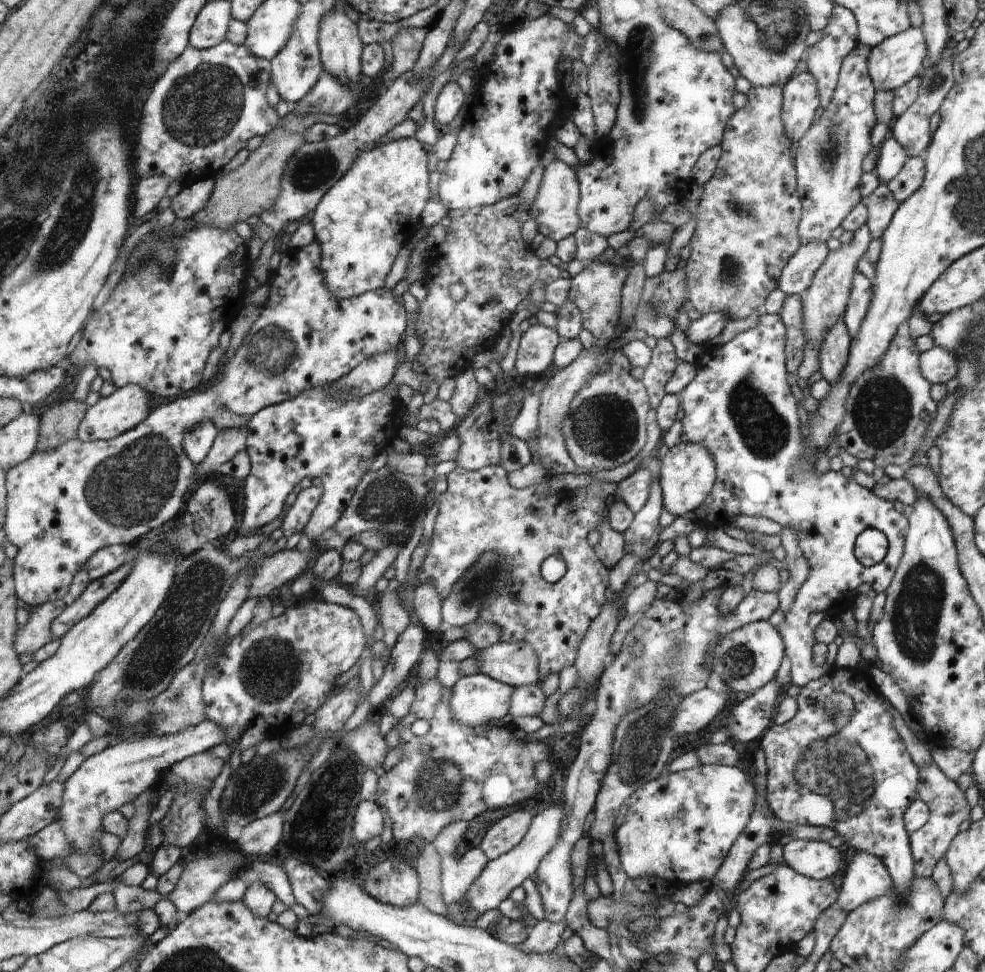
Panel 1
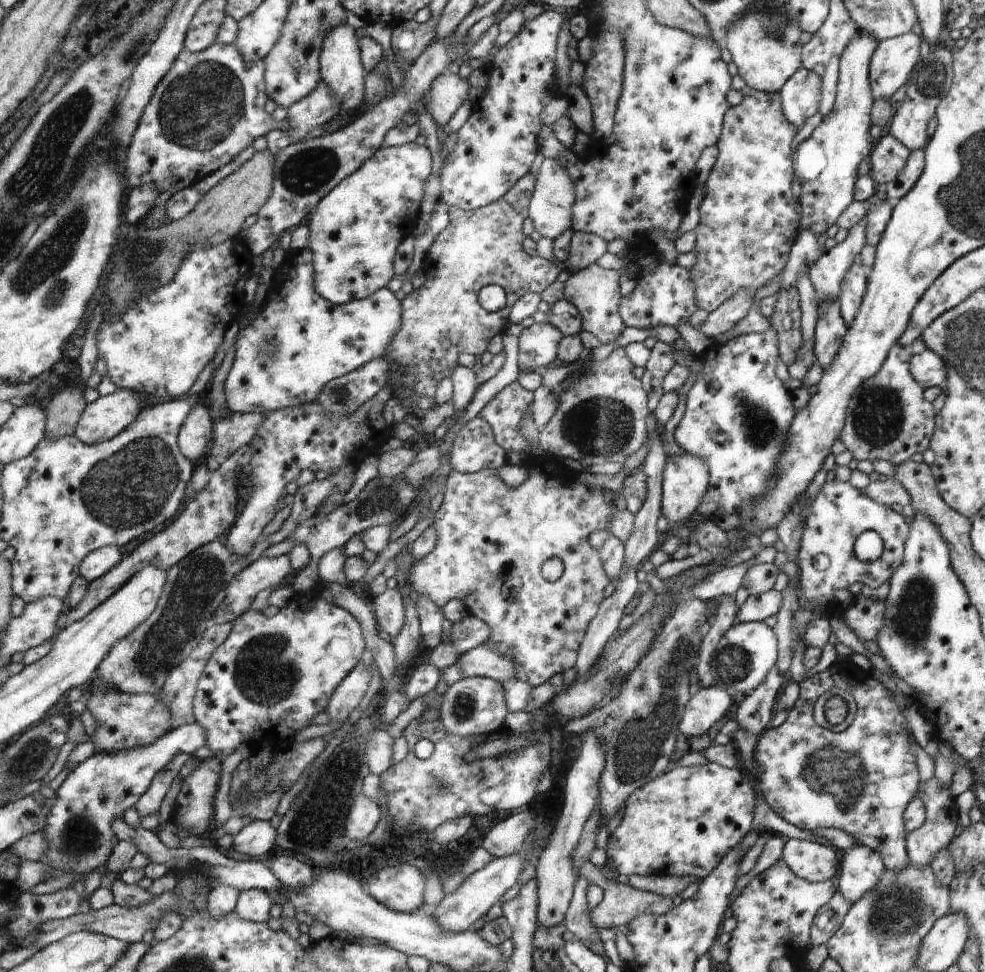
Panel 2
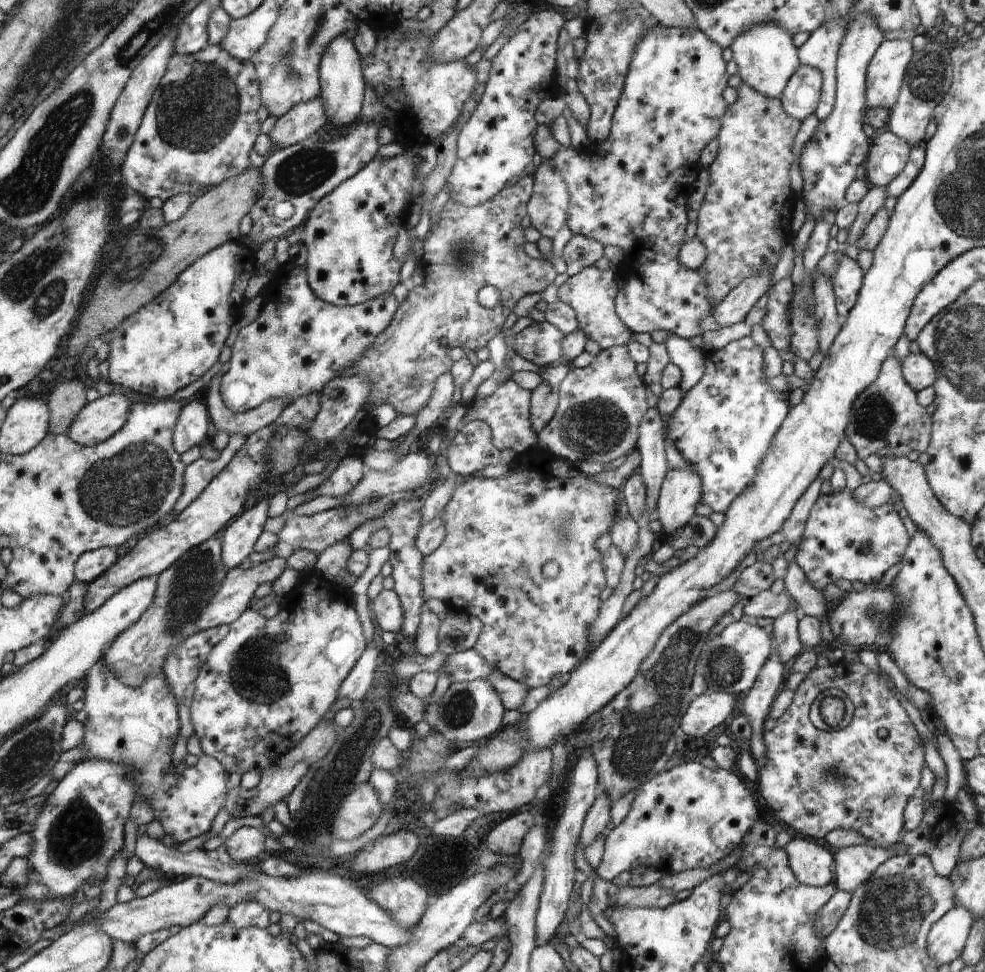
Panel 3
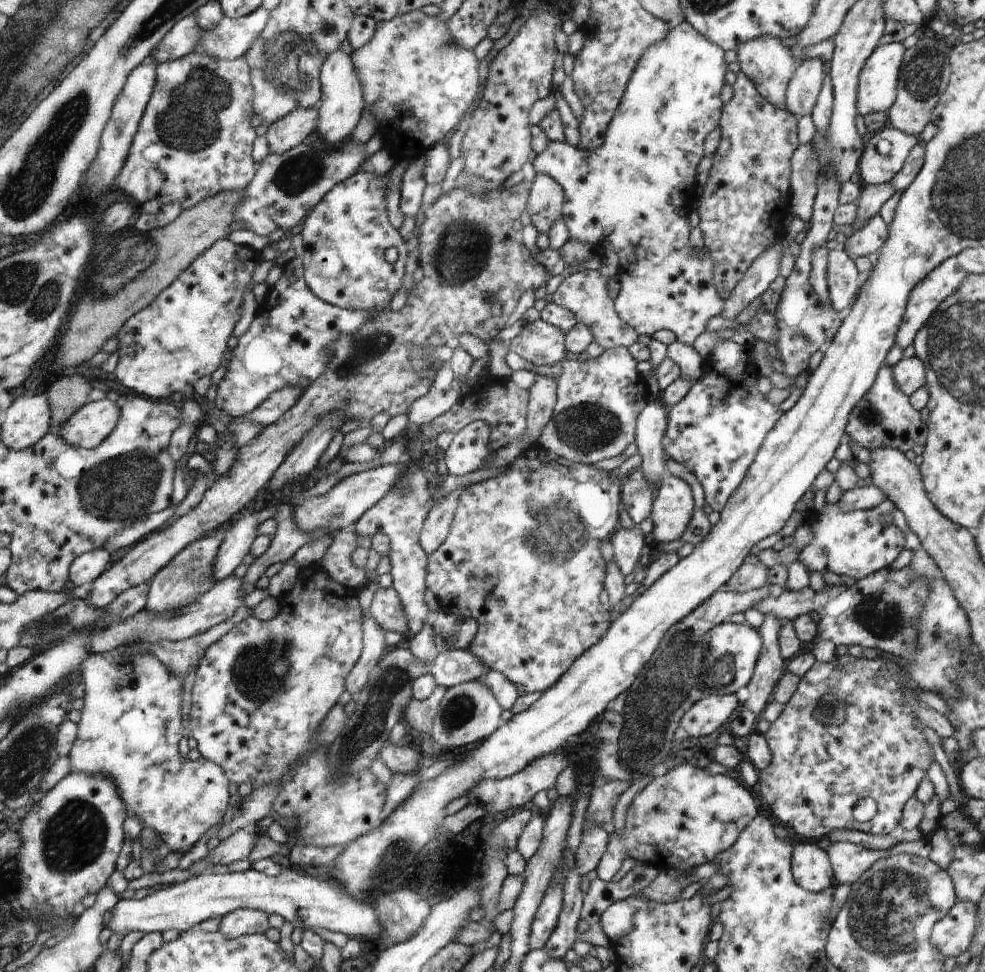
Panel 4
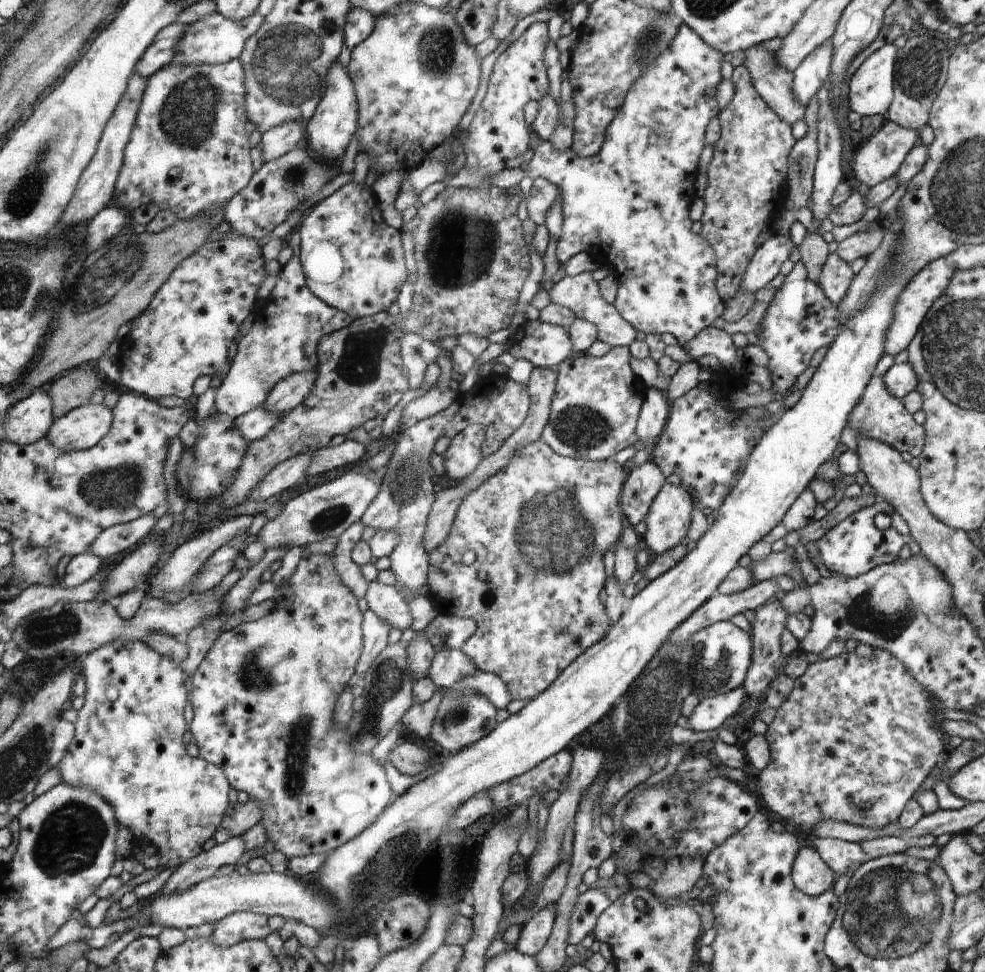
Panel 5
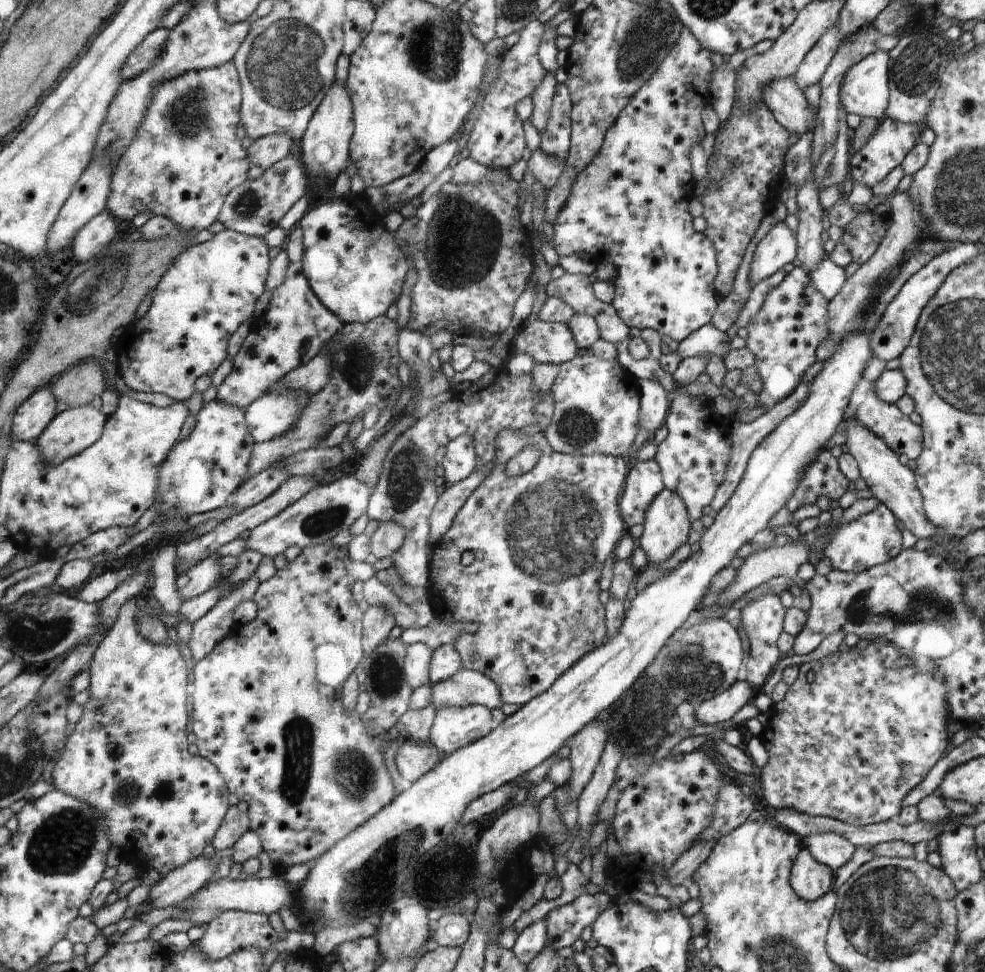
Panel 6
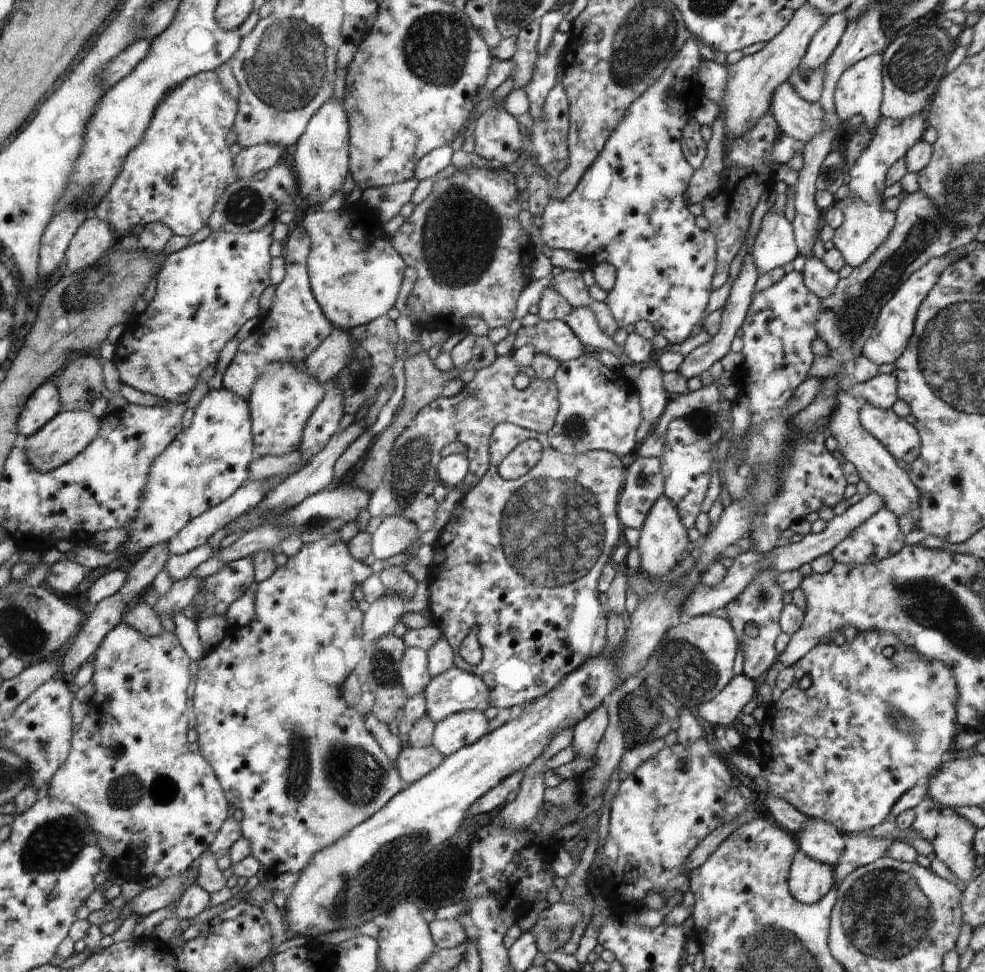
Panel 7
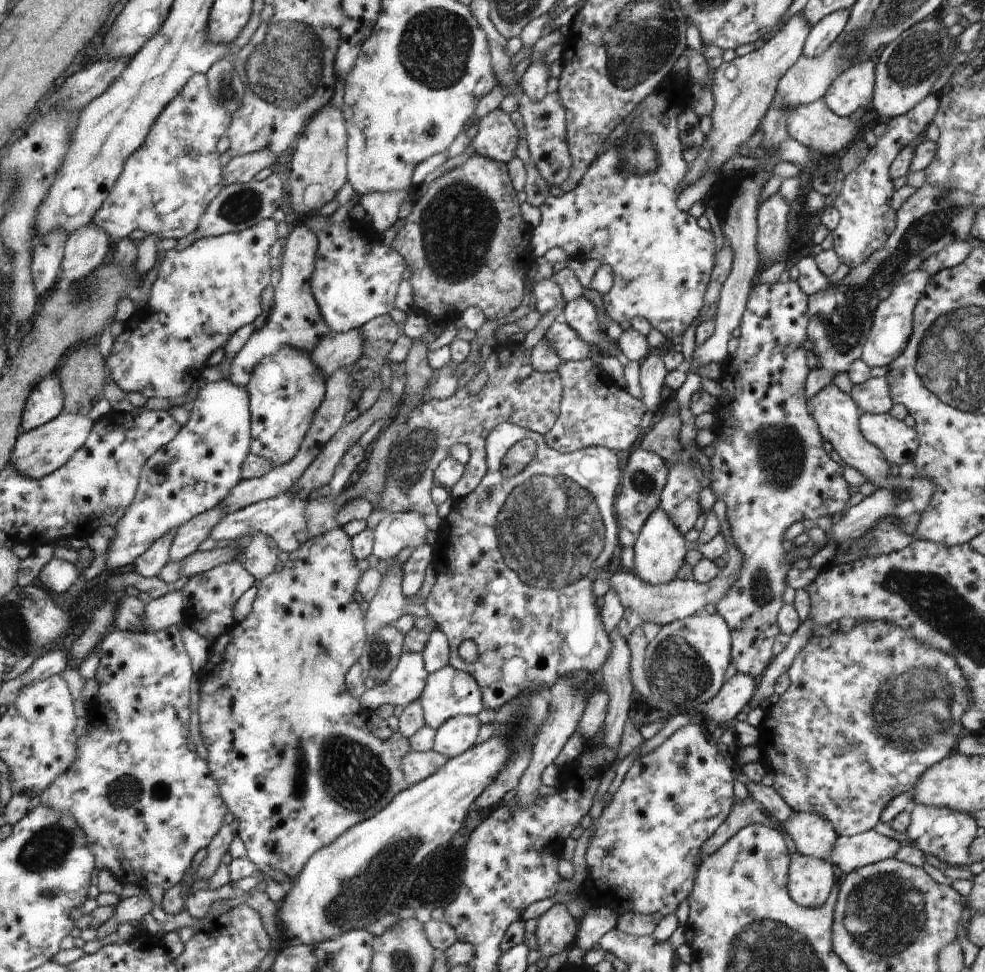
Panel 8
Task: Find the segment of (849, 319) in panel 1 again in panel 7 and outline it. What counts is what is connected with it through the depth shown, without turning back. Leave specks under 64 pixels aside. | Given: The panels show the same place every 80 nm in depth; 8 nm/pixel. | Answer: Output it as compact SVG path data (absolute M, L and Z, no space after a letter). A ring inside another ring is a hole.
M808 257L801 271L804 284L811 293L816 294L819 299L834 294L836 285L840 280L838 273L829 269L822 259Z

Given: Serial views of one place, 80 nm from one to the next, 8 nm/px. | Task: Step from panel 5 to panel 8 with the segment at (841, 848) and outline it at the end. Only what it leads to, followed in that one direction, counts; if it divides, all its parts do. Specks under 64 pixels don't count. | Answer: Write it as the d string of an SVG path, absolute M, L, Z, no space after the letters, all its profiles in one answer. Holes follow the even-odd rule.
M792 811L785 820L783 830L792 836L800 854L825 861L829 860L838 838L830 821L806 811Z

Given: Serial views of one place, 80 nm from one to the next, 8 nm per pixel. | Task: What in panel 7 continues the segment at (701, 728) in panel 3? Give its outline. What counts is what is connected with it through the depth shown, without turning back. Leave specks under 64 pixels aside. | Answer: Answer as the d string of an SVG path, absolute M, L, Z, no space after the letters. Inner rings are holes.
M744 674L734 675L733 680L716 697L703 703L696 713L712 725L727 728L756 696L758 686L758 683Z

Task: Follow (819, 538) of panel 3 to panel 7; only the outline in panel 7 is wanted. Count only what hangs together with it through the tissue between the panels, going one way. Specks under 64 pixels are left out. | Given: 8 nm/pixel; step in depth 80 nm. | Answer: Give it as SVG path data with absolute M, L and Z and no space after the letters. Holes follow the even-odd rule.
M882 507L831 550L835 562L847 565L865 565L867 562L879 561L896 554L905 545L905 534L900 531L898 520L897 515L886 507Z

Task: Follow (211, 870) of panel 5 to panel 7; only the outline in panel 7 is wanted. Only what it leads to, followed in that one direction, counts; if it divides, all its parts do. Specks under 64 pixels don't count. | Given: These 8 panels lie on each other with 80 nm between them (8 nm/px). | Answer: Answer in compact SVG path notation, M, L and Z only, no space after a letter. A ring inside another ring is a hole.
M185 871L180 877L167 878L156 888L145 889L136 895L132 901L131 912L138 914L138 918L147 917L158 909L164 908L192 884L196 883L198 875Z

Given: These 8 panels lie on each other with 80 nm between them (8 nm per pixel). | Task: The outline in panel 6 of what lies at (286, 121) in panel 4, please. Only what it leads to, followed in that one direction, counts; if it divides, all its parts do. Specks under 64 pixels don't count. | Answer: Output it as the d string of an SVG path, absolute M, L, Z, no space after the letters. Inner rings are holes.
M266 135L252 142L248 150L248 160L262 170L276 165L290 152L292 139L289 135Z

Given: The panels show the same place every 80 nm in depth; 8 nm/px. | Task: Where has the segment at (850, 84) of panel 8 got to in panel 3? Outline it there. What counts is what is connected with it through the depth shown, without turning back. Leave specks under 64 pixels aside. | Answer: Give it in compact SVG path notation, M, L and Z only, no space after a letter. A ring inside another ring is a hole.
M884 39L866 71L866 109L885 108L891 110L897 101L902 79L914 50L911 40Z

